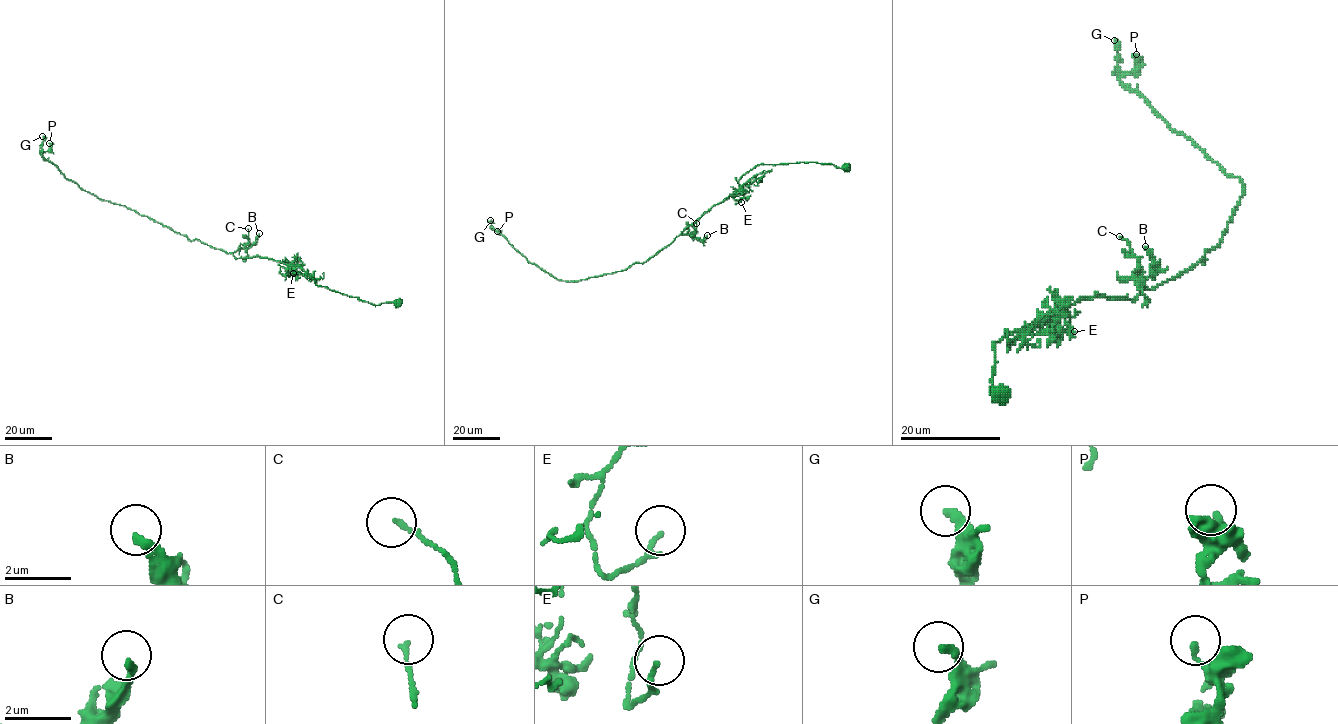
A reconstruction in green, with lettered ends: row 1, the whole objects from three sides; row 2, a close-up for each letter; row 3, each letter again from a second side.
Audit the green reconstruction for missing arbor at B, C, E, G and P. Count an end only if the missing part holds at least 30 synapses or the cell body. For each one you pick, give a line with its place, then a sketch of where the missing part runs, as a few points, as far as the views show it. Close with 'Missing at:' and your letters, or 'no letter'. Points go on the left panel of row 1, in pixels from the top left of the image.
Missing at: no letter

